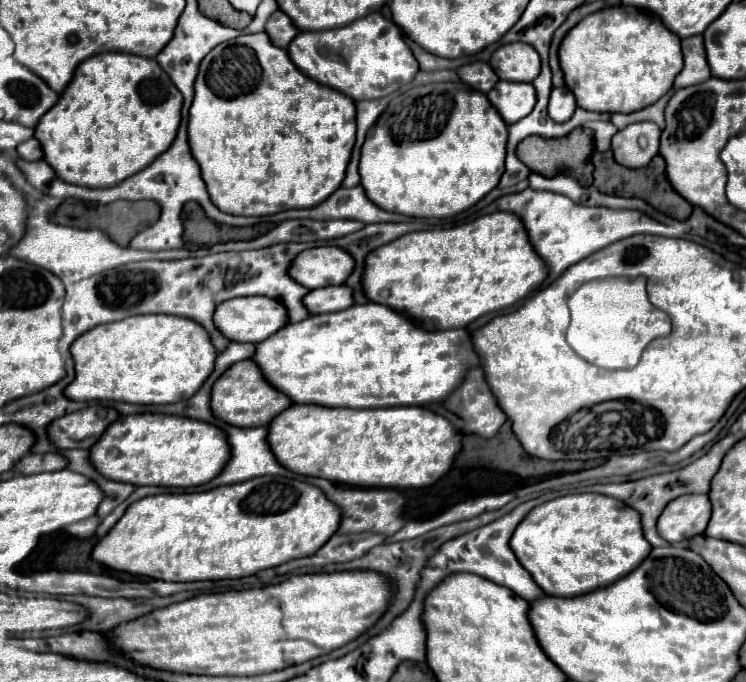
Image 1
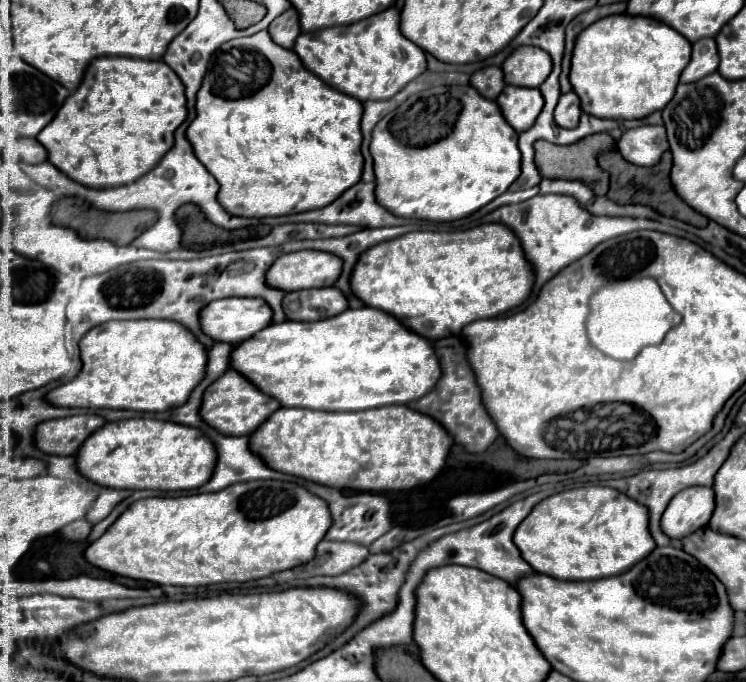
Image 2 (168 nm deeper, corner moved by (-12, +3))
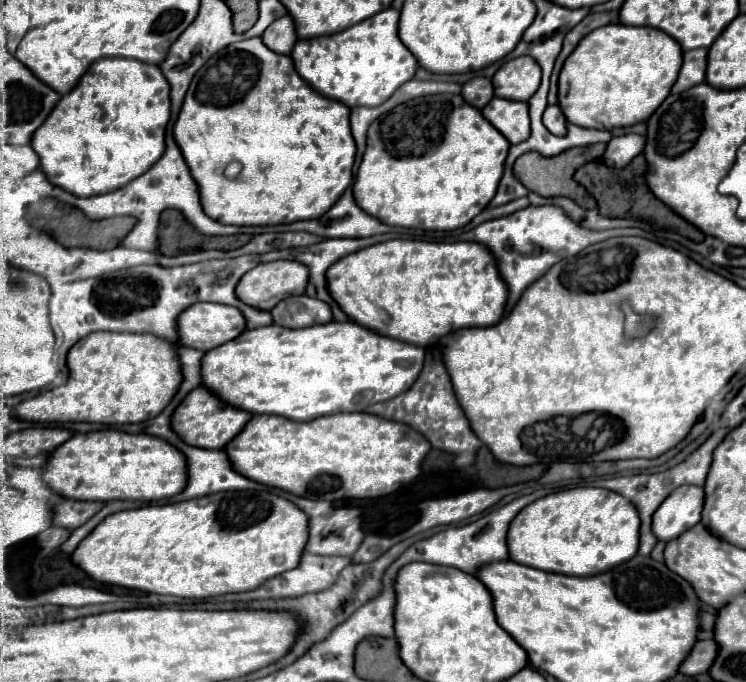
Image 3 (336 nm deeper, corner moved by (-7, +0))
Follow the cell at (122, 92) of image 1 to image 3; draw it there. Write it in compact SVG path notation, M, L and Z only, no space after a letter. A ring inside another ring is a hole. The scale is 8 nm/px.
M123 57L95 61L77 87L61 97L53 113L31 139L31 147L39 155L47 179L77 197L93 197L125 187L131 179L149 171L165 151L165 131L171 119L169 91L171 87L157 65Z

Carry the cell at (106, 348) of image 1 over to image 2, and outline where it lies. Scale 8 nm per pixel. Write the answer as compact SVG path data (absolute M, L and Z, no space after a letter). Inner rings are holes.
M114 320L114 322L106 322L100 324L96 328L92 328L84 338L82 338L82 370L80 374L68 382L62 384L54 390L48 392L48 402L54 406L62 406L62 408L112 408L112 410L138 410L138 412L164 412L164 410L172 410L184 404L184 400L188 400L192 388L202 380L206 370L206 352L204 346L192 336L192 332L188 332L188 328L184 328L178 322L170 322L170 320Z

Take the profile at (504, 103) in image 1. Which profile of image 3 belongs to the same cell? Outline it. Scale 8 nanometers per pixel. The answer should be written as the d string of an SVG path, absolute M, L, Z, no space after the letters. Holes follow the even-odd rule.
M493 97L487 107L481 111L485 119L497 127L511 145L521 143L529 137L529 107L525 101L511 101L511 99L501 99Z

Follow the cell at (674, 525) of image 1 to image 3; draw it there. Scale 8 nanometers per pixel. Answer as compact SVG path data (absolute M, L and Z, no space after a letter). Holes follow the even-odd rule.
M697 485L677 487L655 511L653 533L659 541L671 541L701 521L705 491Z

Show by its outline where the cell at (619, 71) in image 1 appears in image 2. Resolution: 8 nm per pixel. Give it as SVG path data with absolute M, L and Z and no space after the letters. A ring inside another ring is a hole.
M616 14L594 22L578 36L570 68L570 84L580 98L582 112L596 118L632 120L646 118L652 112L662 110L664 104L668 104L668 100L674 96L680 72L684 70L684 64L688 64L690 48L692 44L680 36L680 32L654 18Z

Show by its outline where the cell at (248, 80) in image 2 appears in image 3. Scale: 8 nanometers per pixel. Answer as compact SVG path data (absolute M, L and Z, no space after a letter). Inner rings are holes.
M253 37L231 43L199 69L185 95L173 135L199 185L201 205L211 219L227 225L231 225L229 219L245 221L233 225L279 225L321 217L351 187L357 147L351 139L351 123L347 123L349 113L351 109L345 103L321 95L303 81L291 57L273 53L261 37ZM231 161L239 161L243 167L235 179L225 177Z

